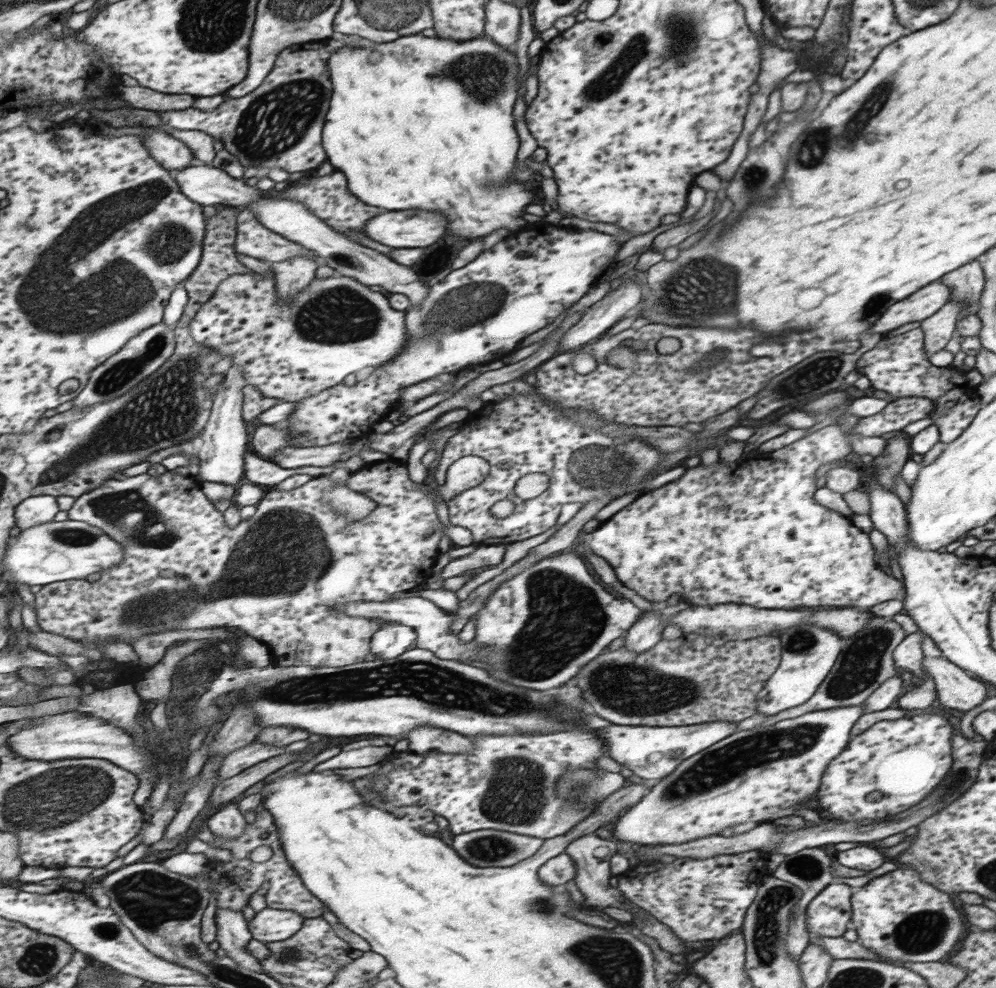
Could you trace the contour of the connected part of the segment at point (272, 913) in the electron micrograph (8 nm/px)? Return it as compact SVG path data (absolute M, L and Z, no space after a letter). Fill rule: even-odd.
M265 907L248 923L254 939L269 944L295 937L306 924L306 918L294 910Z

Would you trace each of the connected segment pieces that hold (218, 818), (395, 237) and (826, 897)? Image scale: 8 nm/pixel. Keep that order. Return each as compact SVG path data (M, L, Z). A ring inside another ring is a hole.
M235 800L219 807L217 812L208 818L206 824L213 834L223 835L227 839L241 837L249 825Z
M403 212L381 213L369 218L364 226L364 234L373 242L393 248L425 248L433 244L445 232L445 220L437 212Z
M834 881L825 886L807 904L805 931L817 937L842 937L851 916L849 896L854 896L854 890L845 884Z

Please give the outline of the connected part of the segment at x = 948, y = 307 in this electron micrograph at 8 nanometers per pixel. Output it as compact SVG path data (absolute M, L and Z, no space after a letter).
M947 301L941 309L920 321L923 332L923 349L929 357L943 349L952 337L959 312L965 308L965 301Z

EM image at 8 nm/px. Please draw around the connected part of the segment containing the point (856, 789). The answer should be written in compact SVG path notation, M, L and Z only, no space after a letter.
M908 712L909 716L903 716L899 720L880 720L857 734L851 740L851 746L843 749L839 753L839 758L831 760L828 764L825 774L827 778L822 777L822 786L819 788L817 798L817 808L823 812L829 812L827 816L831 820L879 820L889 814L897 814L907 810L909 806L921 802L923 798L943 782L951 766L951 734L953 728L951 724L937 714L927 712Z

